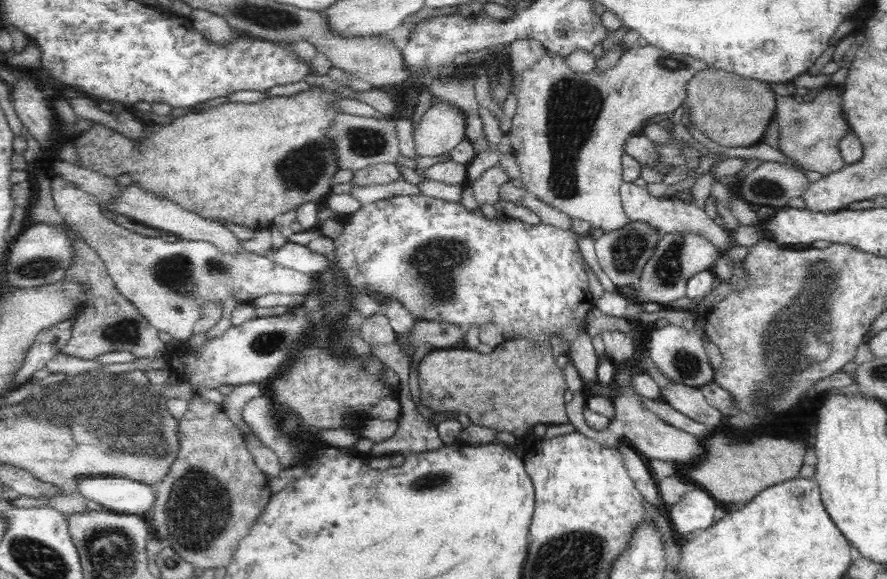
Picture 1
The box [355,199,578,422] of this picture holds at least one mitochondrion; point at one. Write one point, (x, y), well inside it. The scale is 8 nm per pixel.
(433, 268)

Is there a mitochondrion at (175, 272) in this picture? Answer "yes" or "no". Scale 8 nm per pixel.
yes

